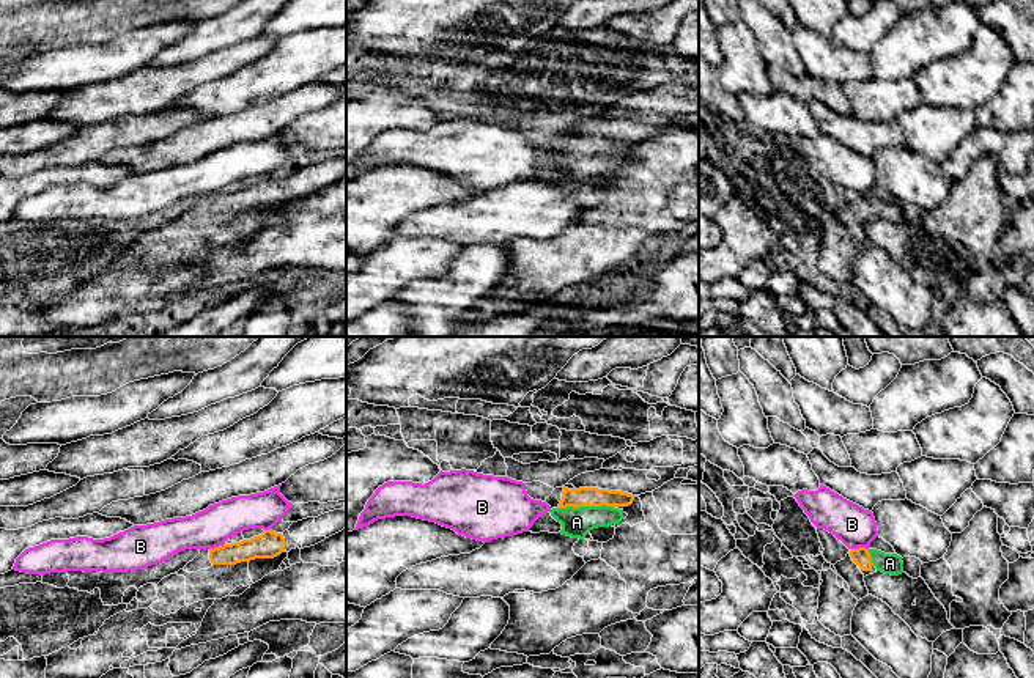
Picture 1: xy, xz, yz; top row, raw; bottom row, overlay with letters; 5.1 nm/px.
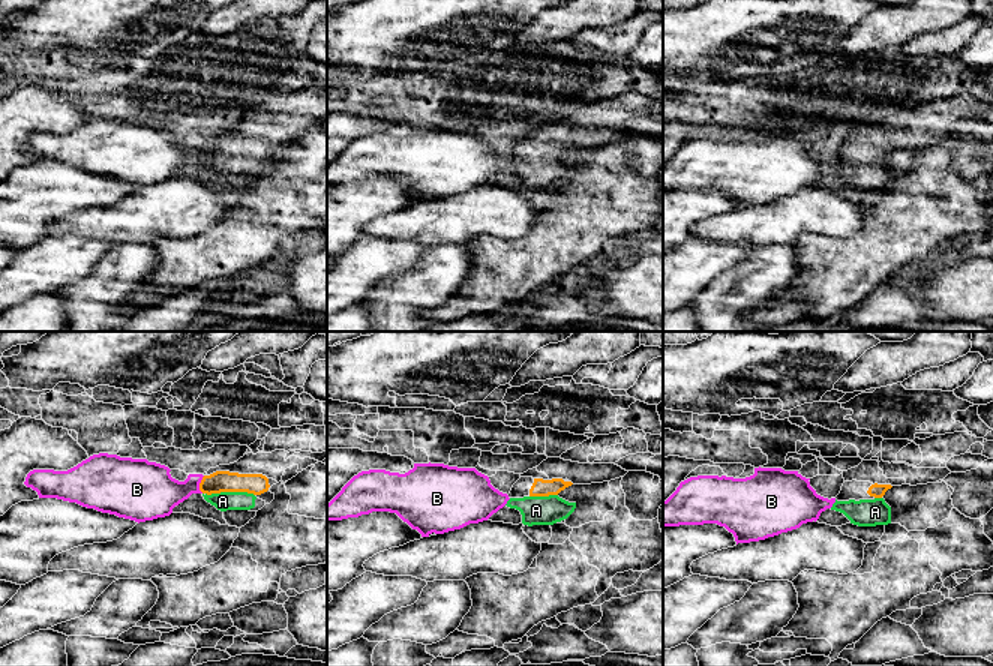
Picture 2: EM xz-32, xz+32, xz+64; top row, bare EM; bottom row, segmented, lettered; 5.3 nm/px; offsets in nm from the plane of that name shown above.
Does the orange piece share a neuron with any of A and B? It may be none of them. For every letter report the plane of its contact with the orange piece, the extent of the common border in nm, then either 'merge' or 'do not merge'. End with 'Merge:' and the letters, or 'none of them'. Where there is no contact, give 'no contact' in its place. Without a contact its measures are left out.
A: xz | 280 nm | merge
B: yz | 90 nm | do not merge
Merge: A

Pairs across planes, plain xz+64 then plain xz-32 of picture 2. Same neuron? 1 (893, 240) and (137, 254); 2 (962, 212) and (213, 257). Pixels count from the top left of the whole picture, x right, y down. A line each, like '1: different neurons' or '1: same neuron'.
1: different neurons
2: same neuron

